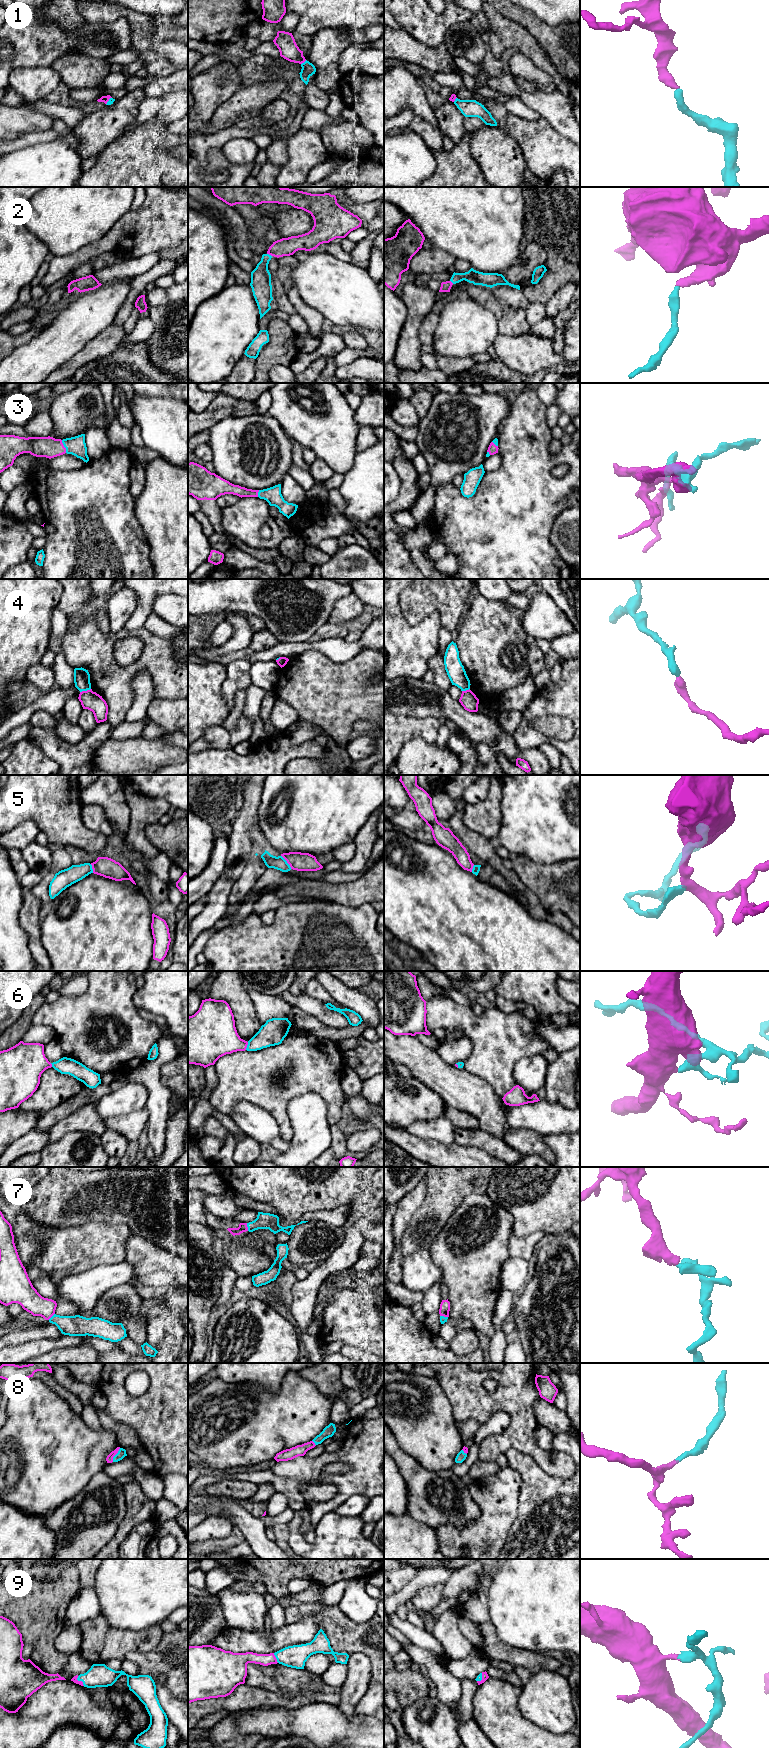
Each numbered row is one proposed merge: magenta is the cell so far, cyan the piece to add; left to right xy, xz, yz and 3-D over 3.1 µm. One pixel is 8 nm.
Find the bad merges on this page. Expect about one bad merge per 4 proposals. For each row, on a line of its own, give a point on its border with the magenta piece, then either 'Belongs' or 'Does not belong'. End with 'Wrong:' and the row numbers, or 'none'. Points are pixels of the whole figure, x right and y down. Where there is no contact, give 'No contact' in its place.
1: Touches magenta at xz (303, 62). Belongs
2: Touches magenta at xz (269, 254). Belongs
3: Touches magenta at xy (63, 446). Belongs
4: Touches magenta at xy (85, 691). Does not belong
5: Touches magenta at xz (287, 862). Does not belong
6: Touches magenta at xz (246, 1046). Belongs
7: Touches magenta at xz (247, 1227). Belongs
8: Touches magenta at xy (115, 1454). Belongs
9: Touches magenta at xy (80, 1681). Belongs
Wrong: 4, 5

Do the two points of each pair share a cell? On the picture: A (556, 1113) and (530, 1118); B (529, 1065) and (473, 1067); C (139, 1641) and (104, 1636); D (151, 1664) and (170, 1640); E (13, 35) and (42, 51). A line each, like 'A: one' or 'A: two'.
A: one
B: two
C: one
D: one
E: one

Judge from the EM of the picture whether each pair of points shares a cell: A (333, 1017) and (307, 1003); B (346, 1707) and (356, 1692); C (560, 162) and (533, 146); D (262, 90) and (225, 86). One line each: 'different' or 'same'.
A: same
B: same
C: same
D: different

